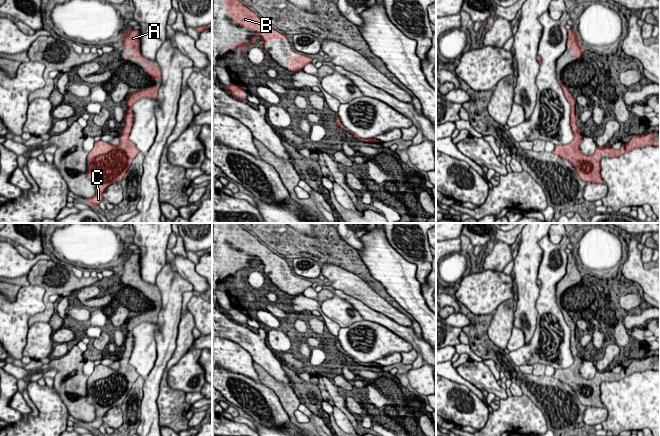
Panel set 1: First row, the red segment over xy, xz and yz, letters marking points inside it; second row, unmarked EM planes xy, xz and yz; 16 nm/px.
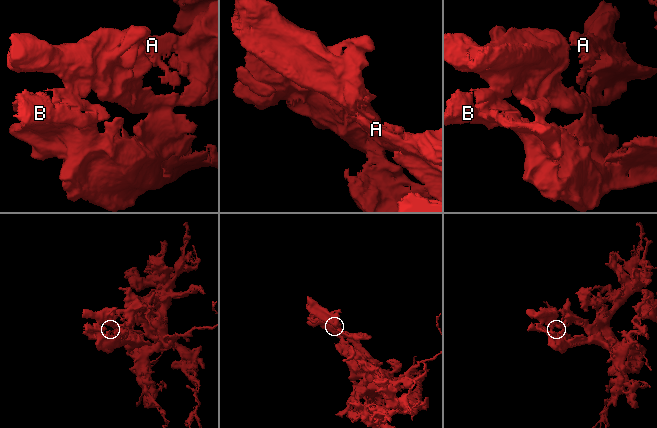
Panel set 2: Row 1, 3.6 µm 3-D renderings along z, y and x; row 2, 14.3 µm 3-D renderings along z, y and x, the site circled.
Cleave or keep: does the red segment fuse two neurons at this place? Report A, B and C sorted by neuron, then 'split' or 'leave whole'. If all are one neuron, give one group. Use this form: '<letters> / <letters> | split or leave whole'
A / B C | split

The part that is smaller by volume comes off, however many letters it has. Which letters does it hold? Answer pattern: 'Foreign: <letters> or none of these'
Foreign: B, C

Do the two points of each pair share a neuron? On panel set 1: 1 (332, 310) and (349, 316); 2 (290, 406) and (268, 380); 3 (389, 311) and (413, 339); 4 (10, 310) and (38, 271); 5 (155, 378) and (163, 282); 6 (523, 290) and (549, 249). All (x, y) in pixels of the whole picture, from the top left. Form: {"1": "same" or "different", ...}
{"1": "same", "2": "same", "3": "different", "4": "different", "5": "same", "6": "different"}

